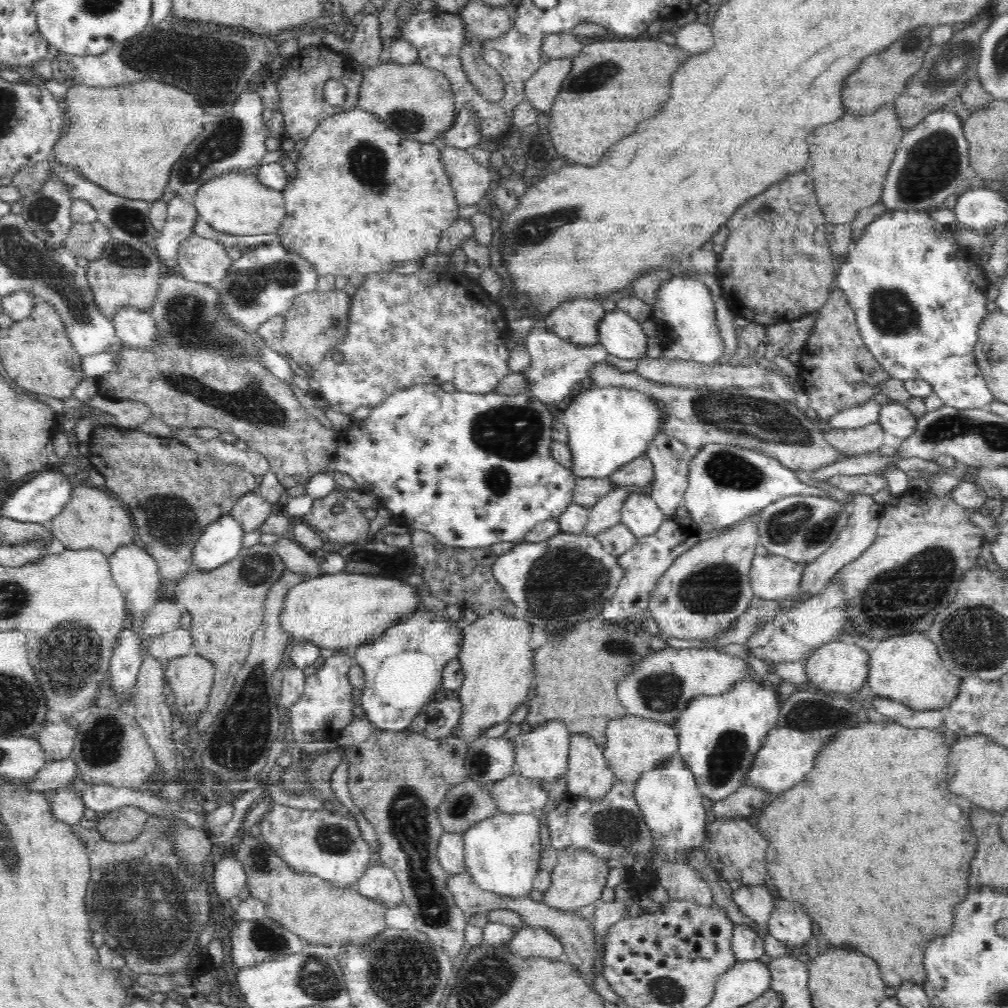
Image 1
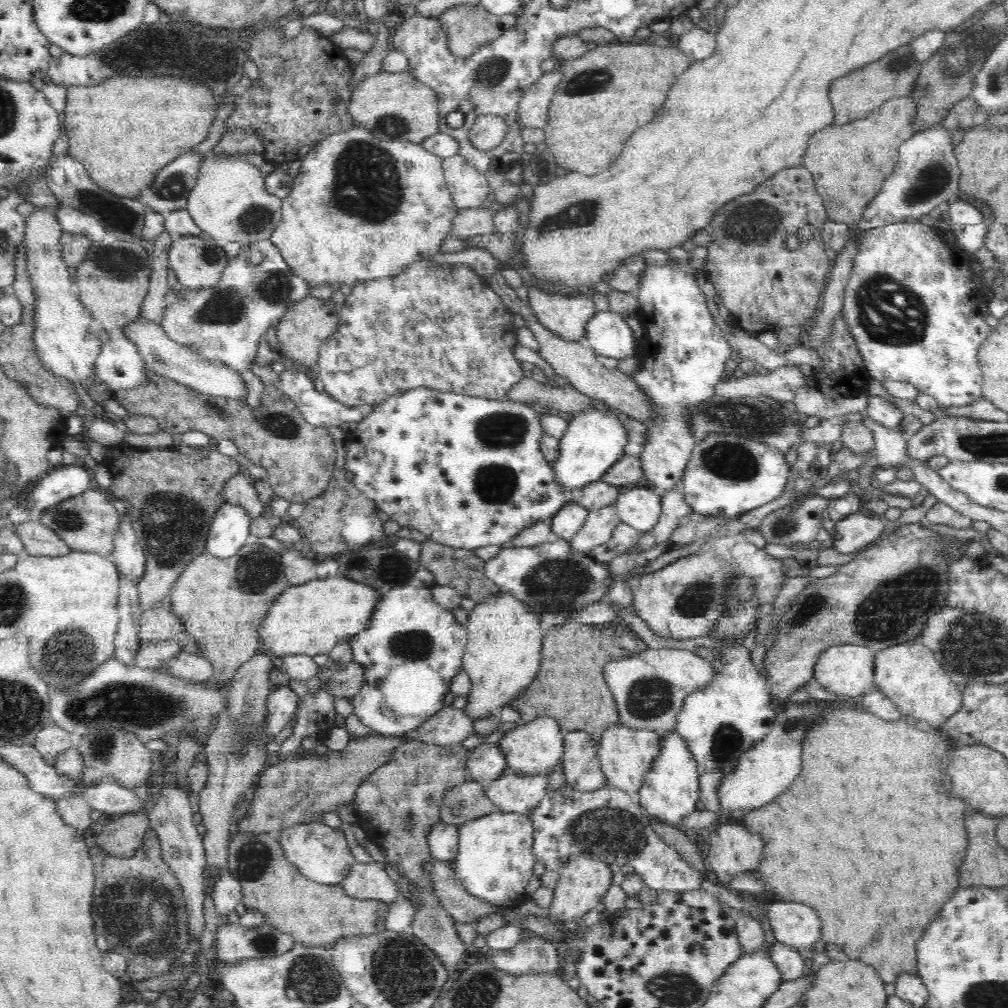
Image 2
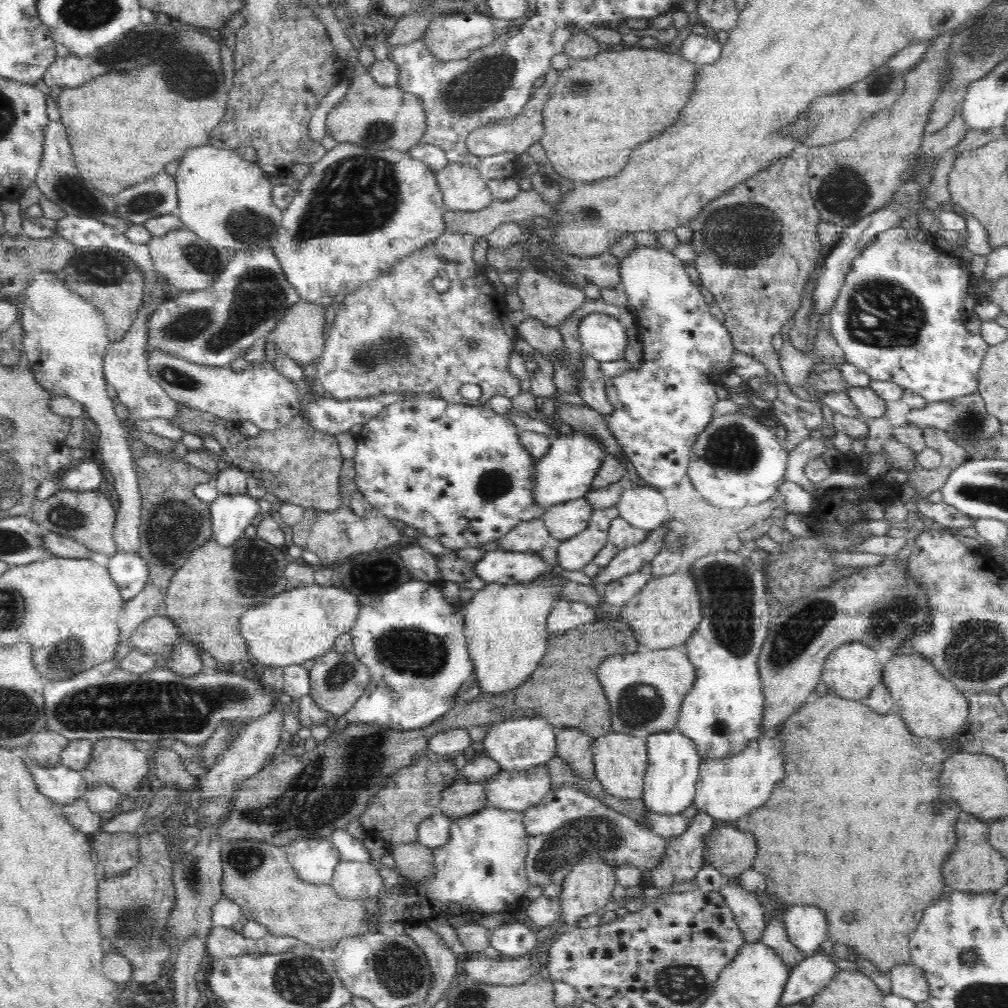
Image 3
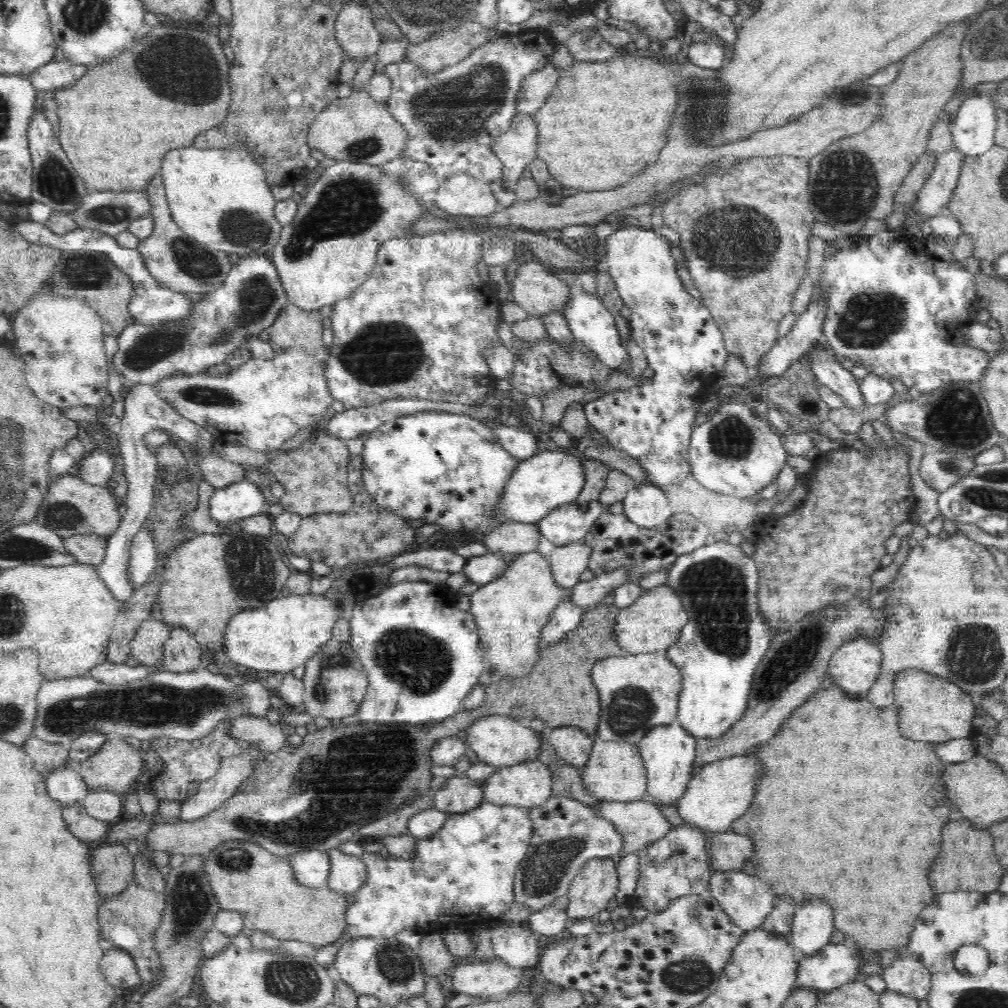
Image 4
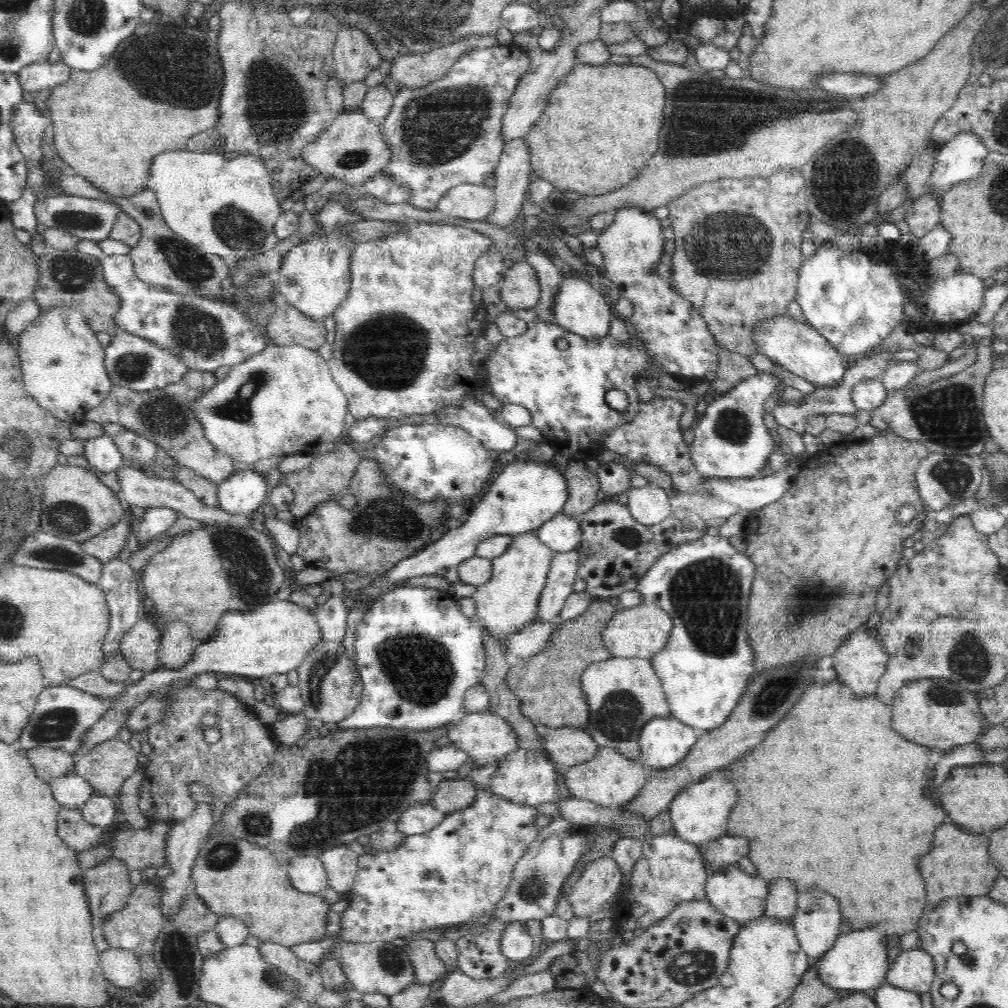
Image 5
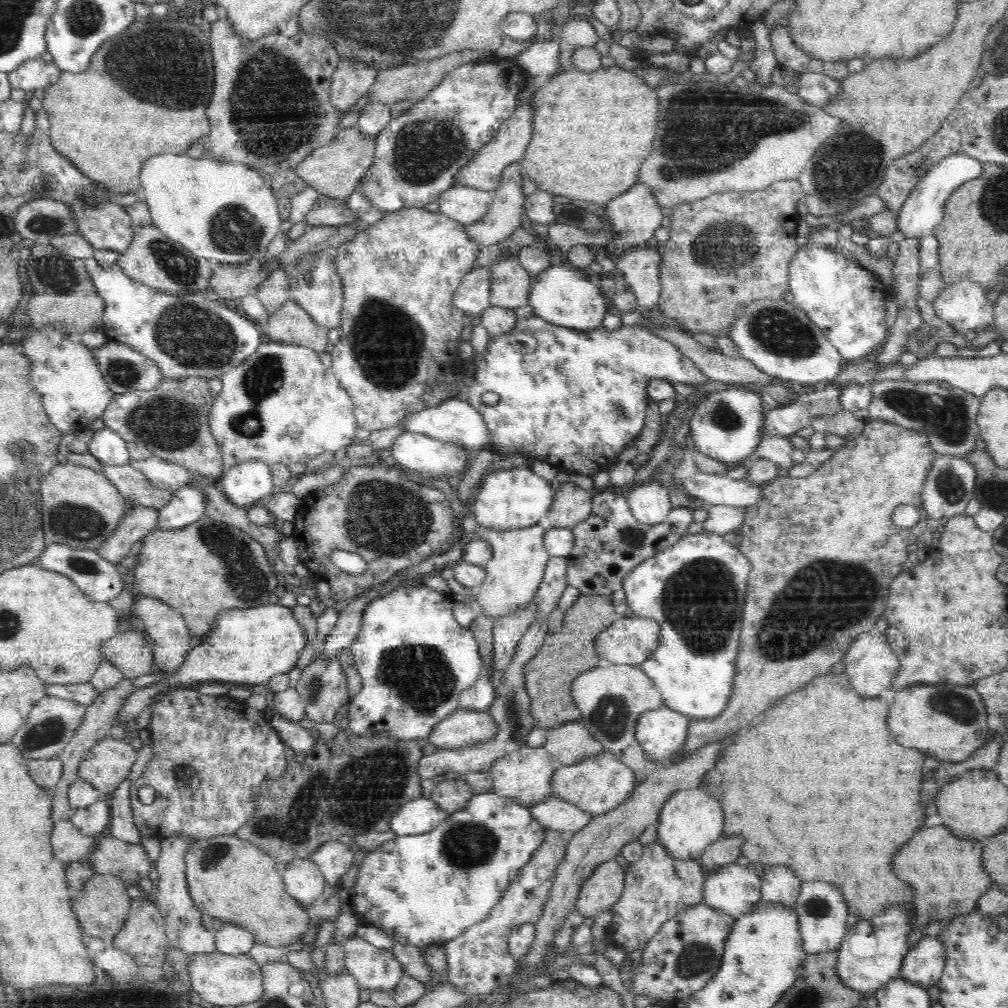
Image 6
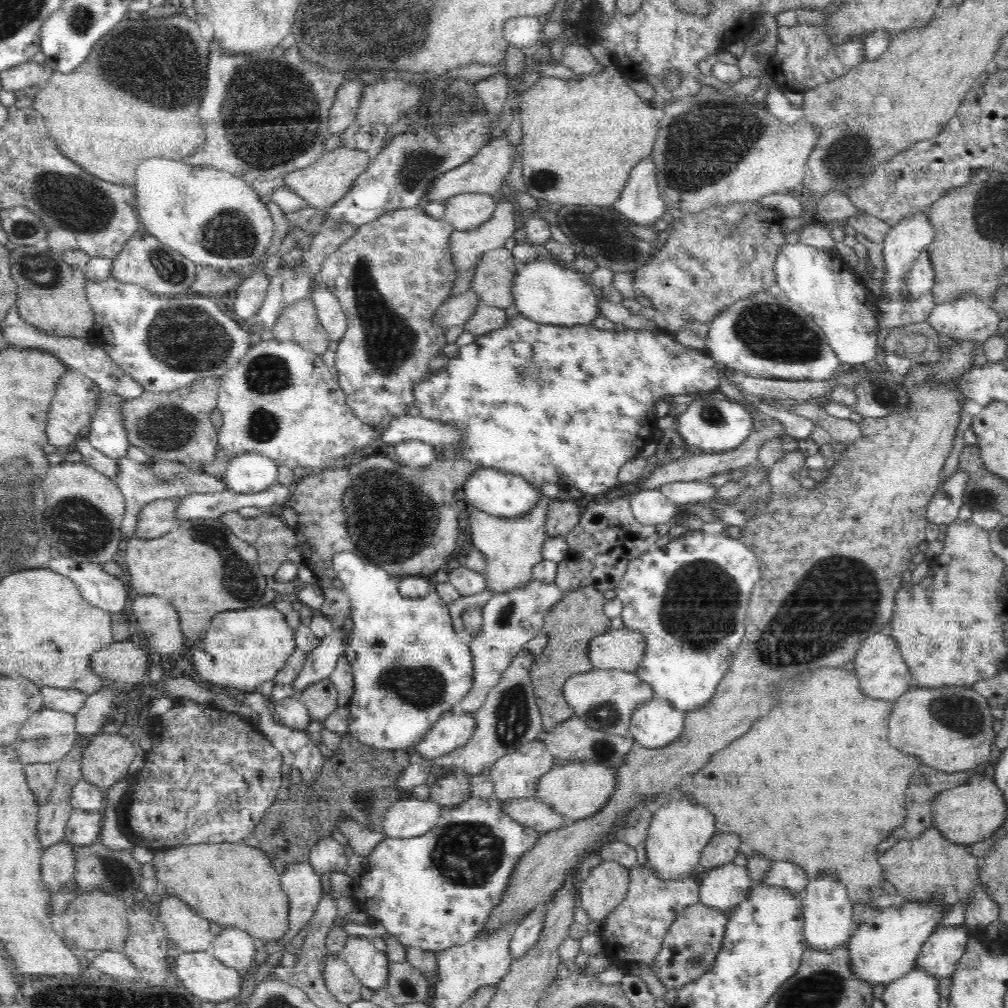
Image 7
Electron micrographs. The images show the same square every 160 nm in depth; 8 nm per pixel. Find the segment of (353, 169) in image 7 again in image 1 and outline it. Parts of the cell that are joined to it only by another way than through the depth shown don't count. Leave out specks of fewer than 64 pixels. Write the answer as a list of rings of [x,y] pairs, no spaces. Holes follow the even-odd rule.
[[[354,62],[351,65],[354,71],[361,74],[357,107],[375,114],[401,137],[422,143],[433,143],[453,126],[458,112],[455,111],[451,82],[446,80],[442,72],[426,68],[419,62],[380,62],[369,69]]]

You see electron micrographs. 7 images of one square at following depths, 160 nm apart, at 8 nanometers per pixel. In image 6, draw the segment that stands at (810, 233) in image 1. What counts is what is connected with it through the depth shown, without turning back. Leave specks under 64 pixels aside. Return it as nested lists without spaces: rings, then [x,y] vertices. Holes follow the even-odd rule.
[[[799,179],[780,180],[774,182],[771,186],[763,188],[762,191],[746,192],[746,194],[740,194],[740,192],[724,192],[708,196],[703,200],[683,203],[673,208],[674,210],[671,215],[669,228],[670,236],[665,243],[666,246],[664,246],[660,261],[659,277],[661,280],[661,293],[659,296],[659,304],[657,305],[658,308],[660,308],[660,313],[662,313],[664,317],[675,320],[675,322],[689,334],[703,333],[712,334],[714,336],[727,336],[731,324],[746,304],[756,300],[782,300],[784,294],[789,291],[789,262],[799,248],[797,242],[797,226],[800,218],[798,217],[797,204],[803,201],[804,198],[805,193],[803,192]]]

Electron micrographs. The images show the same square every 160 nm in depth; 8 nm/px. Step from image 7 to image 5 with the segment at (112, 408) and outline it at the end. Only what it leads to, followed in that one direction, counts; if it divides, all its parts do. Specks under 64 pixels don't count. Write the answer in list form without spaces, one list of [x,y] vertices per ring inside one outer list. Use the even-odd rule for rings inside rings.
[[[102,435],[85,439],[85,455],[91,467],[100,472],[116,472],[127,462],[122,458],[113,437]]]

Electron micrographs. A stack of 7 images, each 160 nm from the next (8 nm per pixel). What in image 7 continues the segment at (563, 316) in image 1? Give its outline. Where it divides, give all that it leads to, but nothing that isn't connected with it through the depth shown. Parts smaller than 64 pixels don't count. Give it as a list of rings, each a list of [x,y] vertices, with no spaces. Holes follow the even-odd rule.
[[[510,246],[485,252],[474,267],[470,289],[482,305],[505,310],[514,304],[511,288],[517,268]]]

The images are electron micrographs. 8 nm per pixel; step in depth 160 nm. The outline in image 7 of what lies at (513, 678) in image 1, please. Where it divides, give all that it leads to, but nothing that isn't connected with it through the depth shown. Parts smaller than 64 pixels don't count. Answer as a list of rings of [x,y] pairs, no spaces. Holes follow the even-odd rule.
[[[542,494],[529,513],[511,519],[494,517],[478,510],[471,513],[468,525],[473,546],[482,552],[487,562],[484,570],[484,576],[488,581],[486,589],[492,593],[501,593],[520,588],[532,580],[532,567],[542,562],[542,549],[548,539],[545,524],[551,501],[552,498]]]

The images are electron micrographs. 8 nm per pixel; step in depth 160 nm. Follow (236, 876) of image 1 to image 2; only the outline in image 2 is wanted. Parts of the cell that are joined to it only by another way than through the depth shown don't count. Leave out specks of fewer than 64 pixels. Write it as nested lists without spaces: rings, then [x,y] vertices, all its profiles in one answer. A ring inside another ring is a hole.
[[[224,868],[217,877],[211,896],[220,916],[232,914],[240,904],[243,897],[240,881],[230,874],[229,868]]]

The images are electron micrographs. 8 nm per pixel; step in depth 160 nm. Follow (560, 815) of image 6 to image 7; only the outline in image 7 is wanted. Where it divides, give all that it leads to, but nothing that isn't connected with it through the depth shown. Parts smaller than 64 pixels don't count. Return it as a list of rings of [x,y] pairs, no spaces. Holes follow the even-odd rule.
[[[533,797],[502,801],[500,806],[503,808],[503,813],[512,820],[540,833],[547,833],[566,826],[566,820],[563,820],[557,812]]]

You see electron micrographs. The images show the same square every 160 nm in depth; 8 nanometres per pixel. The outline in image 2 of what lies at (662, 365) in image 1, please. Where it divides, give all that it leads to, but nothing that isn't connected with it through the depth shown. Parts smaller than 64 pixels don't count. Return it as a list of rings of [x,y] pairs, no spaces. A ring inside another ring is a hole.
[[[786,365],[769,372],[759,369],[754,375],[745,375],[742,378],[732,376],[730,379],[720,380],[716,384],[715,393],[728,399],[738,397],[762,397],[768,396],[768,400],[774,399],[782,402],[786,407],[791,407],[796,392],[805,385],[804,374],[796,365]]]

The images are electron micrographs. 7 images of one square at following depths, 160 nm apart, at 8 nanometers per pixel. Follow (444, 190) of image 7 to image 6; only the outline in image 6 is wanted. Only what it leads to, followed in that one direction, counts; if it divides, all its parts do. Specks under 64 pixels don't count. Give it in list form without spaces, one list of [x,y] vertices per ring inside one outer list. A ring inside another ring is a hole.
[[[531,97],[518,101],[517,107],[512,116],[504,122],[496,131],[496,136],[485,144],[470,161],[470,164],[459,175],[456,176],[456,185],[476,187],[480,191],[496,191],[500,185],[500,180],[504,169],[510,164],[521,161],[531,139],[533,110],[531,107]]]

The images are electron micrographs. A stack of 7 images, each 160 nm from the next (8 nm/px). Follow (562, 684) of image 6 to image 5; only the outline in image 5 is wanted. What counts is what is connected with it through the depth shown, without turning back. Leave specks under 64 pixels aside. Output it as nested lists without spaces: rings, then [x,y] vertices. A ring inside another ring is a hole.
[[[594,600],[580,616],[558,624],[558,628],[549,636],[546,648],[511,667],[505,679],[508,689],[520,701],[520,713],[527,717],[532,724],[544,725],[551,729],[561,727],[583,729],[588,726],[590,708],[588,708],[587,700],[585,700],[584,693],[582,693],[580,680],[586,667],[591,666],[593,663],[609,660],[612,657],[608,653],[608,649],[604,647],[601,636],[607,622],[616,613],[614,607],[614,605],[608,603],[608,600]]]

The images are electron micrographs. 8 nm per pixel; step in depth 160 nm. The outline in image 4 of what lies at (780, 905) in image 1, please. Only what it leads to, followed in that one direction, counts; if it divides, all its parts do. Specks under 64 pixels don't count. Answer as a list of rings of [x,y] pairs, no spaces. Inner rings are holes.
[[[808,900],[798,906],[793,918],[790,941],[805,955],[814,955],[830,944],[834,932],[834,912],[822,900]]]

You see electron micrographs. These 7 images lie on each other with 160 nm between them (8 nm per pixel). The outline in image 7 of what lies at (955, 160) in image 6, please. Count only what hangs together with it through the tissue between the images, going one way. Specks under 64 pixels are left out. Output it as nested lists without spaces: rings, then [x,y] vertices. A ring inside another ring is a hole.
[[[919,213],[902,218],[897,226],[892,228],[886,236],[882,245],[884,276],[881,286],[884,288],[884,292],[892,297],[892,300],[897,301],[897,297],[906,290],[906,283],[902,278],[911,271],[916,258],[920,256],[920,252],[927,249],[932,240],[934,240],[934,228],[928,220],[928,213]]]

